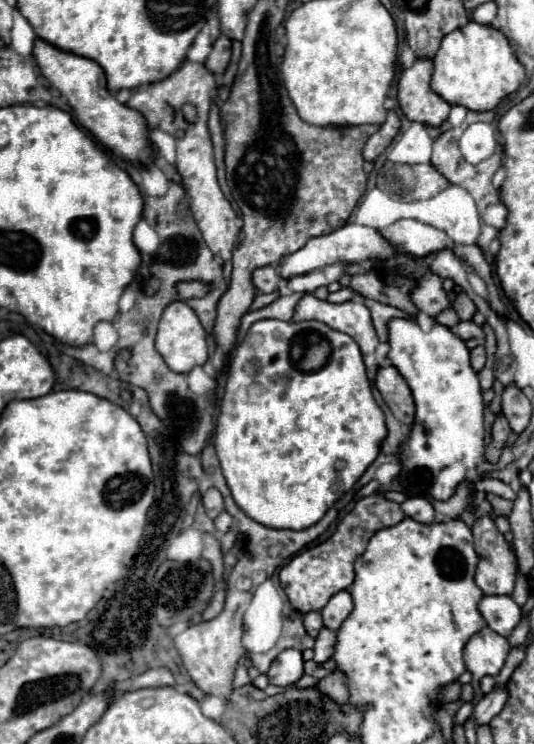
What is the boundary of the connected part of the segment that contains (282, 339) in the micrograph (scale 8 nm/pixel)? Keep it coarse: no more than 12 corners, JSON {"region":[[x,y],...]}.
{"region":[[256,321],[214,447],[236,505],[308,529],[386,437],[356,341]]}

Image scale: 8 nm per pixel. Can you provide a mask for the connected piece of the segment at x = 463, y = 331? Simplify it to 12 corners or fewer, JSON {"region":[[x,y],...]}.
{"region":[[472,321],[450,327],[456,337],[484,341],[484,333]]}

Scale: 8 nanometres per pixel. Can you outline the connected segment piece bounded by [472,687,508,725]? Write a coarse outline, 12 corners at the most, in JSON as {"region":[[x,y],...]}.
{"region":[[496,687],[476,701],[472,719],[478,725],[502,711],[508,689]]}

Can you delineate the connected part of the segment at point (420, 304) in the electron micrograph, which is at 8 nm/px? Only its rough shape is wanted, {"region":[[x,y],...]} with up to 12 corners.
{"region":[[434,273],[418,279],[412,303],[428,315],[450,307],[442,279]]}

